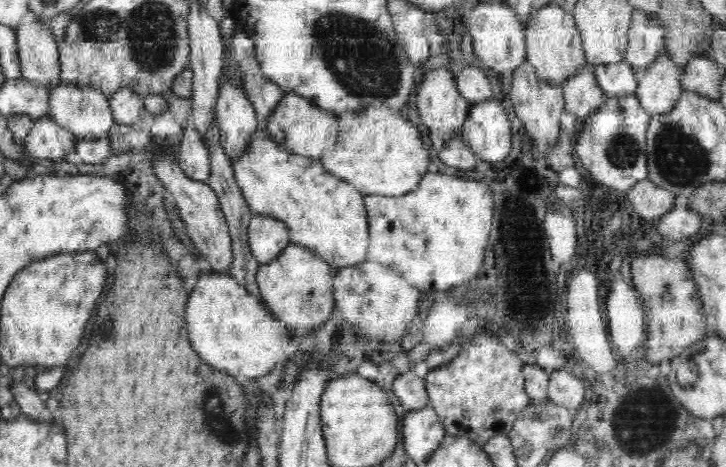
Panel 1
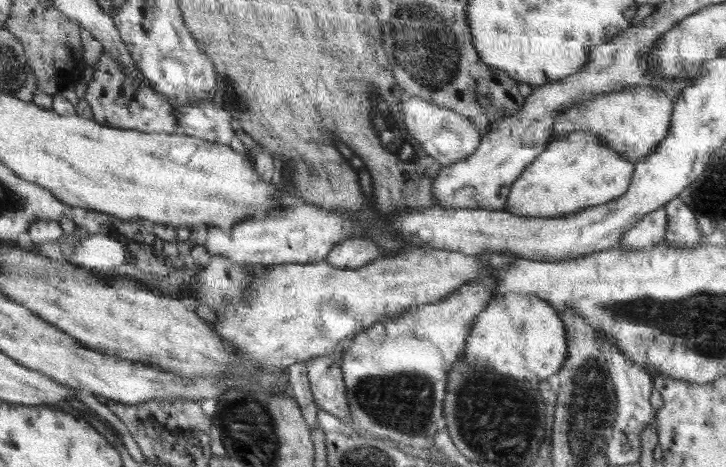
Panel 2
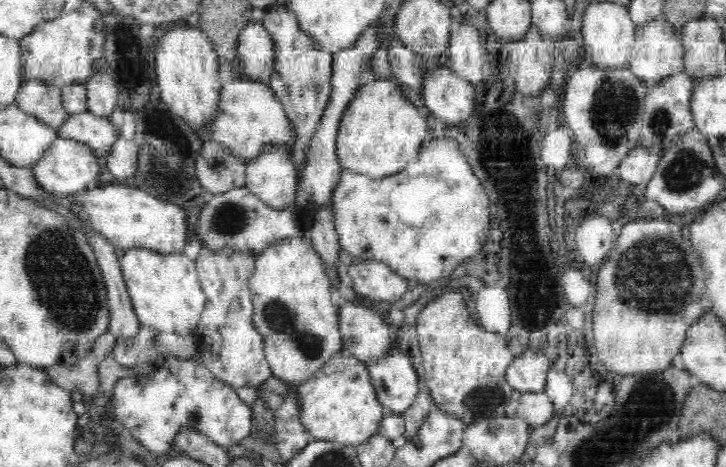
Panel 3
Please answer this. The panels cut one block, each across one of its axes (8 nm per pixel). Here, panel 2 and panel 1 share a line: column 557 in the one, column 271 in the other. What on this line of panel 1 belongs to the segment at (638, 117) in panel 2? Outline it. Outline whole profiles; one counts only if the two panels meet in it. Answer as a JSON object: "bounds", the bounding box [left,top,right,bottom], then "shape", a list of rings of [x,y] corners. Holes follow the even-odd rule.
{"bounds":[268,93,338,160],"shape":[[[287,93],[282,97],[268,123],[268,137],[280,147],[294,155],[307,156],[315,160],[335,144],[338,136],[337,115],[322,110],[307,98],[294,93]]]}

